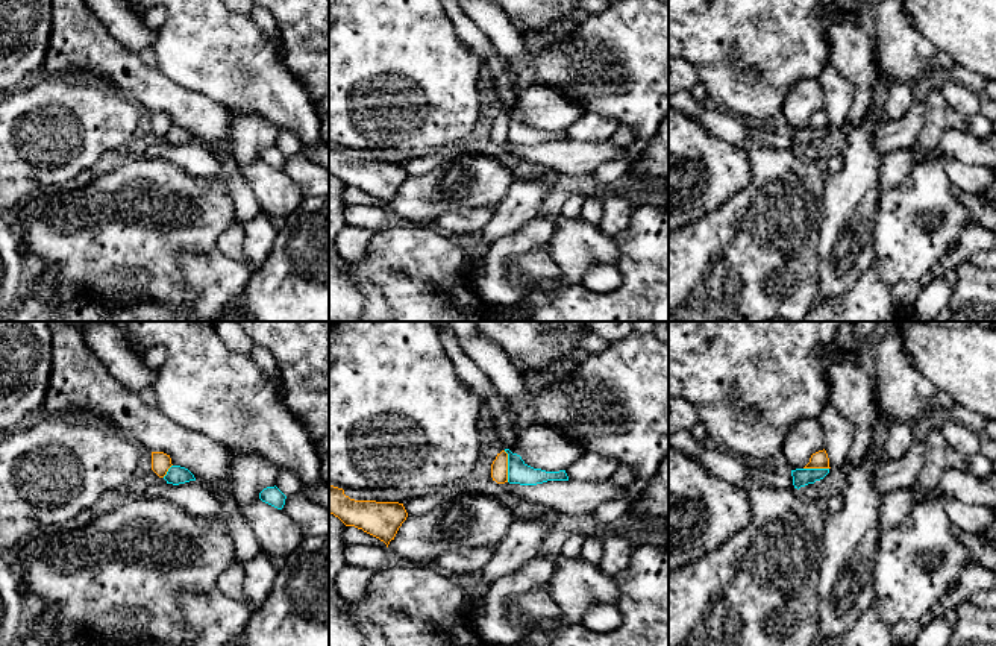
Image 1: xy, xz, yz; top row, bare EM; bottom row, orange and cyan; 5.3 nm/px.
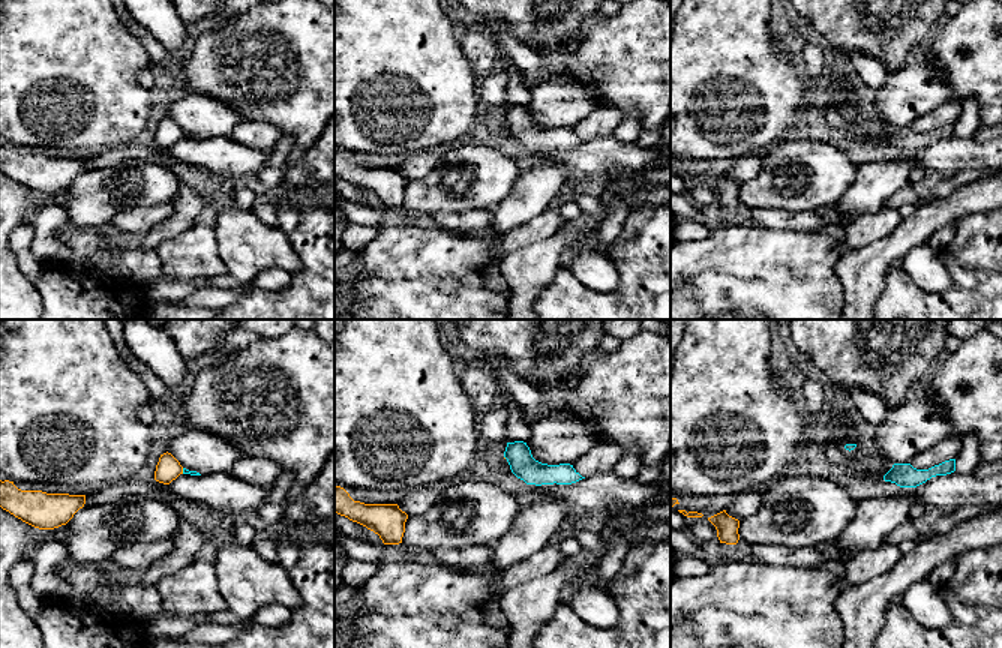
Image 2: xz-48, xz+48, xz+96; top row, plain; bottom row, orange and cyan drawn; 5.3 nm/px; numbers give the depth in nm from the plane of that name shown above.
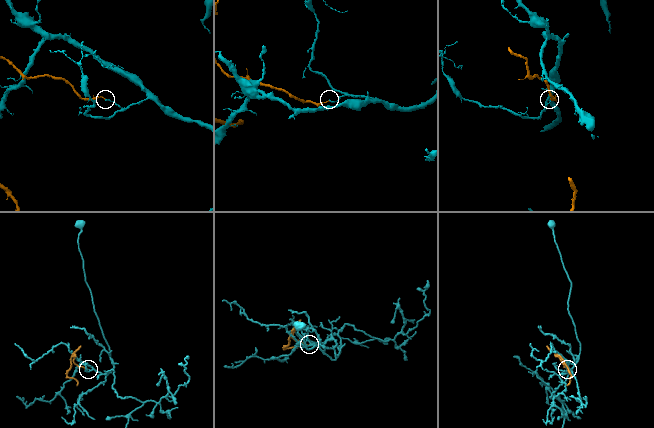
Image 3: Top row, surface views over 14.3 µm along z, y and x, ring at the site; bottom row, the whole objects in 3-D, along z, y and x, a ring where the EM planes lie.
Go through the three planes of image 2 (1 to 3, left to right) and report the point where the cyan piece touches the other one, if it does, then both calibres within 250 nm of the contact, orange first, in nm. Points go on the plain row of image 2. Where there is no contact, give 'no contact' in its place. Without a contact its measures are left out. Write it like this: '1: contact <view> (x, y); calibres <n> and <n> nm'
1: contact xz-48 (182, 135); calibres 140 and 30 nm
2: no contact
3: no contact

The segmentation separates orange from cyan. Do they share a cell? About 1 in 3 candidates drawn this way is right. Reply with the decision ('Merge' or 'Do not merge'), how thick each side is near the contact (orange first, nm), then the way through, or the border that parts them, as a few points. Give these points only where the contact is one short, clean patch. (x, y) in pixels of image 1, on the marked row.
Do not merge. Thickness 100 nm (orange) against 120 nm. Boundary: xz (504, 451), (507, 454), (508, 481)

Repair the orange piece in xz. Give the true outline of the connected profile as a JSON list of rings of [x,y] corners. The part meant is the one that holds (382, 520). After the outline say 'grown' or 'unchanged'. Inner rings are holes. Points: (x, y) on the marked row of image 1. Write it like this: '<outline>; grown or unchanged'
[[[329,485],[329,513],[346,526],[355,526],[379,538],[387,547],[408,517],[403,503],[355,500],[334,485]]]; unchanged

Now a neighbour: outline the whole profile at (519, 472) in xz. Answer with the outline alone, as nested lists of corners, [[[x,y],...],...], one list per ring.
[[[505,449],[508,453],[508,482],[520,485],[537,485],[547,481],[568,481],[565,470],[559,472],[546,472],[541,469],[534,469],[528,466],[520,455],[512,453],[509,449]]]

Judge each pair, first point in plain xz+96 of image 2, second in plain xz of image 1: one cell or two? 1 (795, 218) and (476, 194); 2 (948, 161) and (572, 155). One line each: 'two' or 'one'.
1: two
2: one

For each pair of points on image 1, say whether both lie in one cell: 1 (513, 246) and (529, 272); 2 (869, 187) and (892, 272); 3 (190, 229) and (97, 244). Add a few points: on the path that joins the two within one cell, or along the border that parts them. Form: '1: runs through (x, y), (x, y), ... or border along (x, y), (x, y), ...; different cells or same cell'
1: border along (548, 243), (507, 264), (522, 290); different cells
2: border along (881, 190), (872, 246); different cells
3: runs through (167, 229), (126, 229), (120, 235); same cell

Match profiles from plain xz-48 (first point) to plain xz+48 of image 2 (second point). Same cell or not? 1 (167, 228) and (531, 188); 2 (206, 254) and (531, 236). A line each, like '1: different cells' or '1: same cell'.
1: same cell
2: same cell

